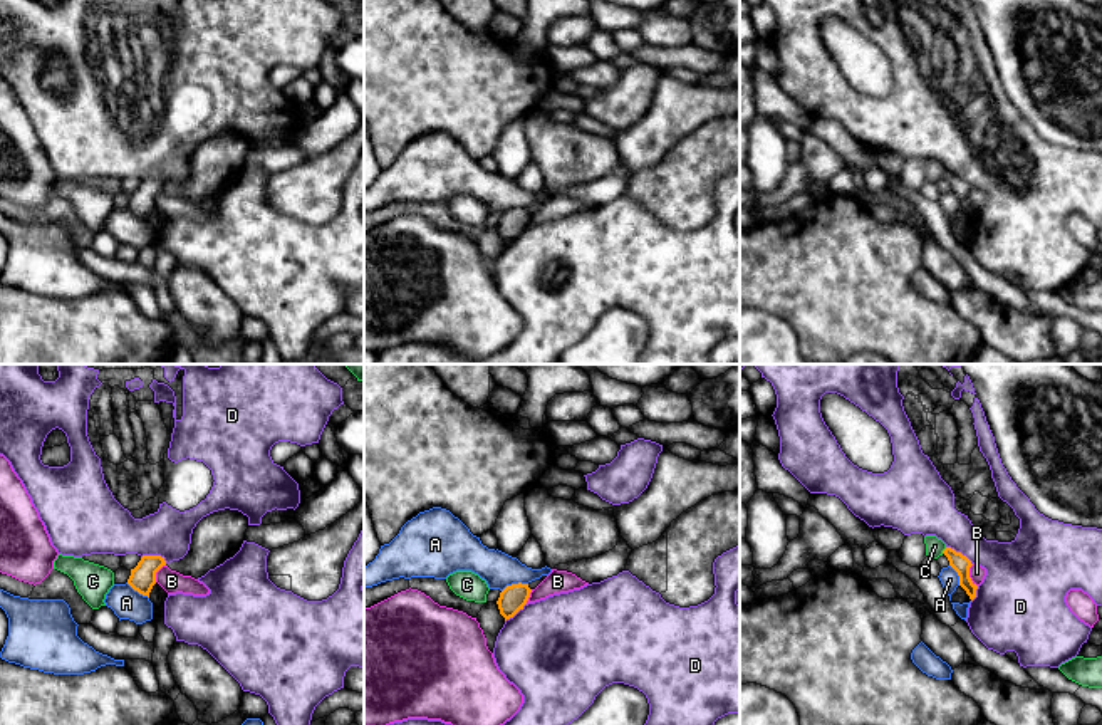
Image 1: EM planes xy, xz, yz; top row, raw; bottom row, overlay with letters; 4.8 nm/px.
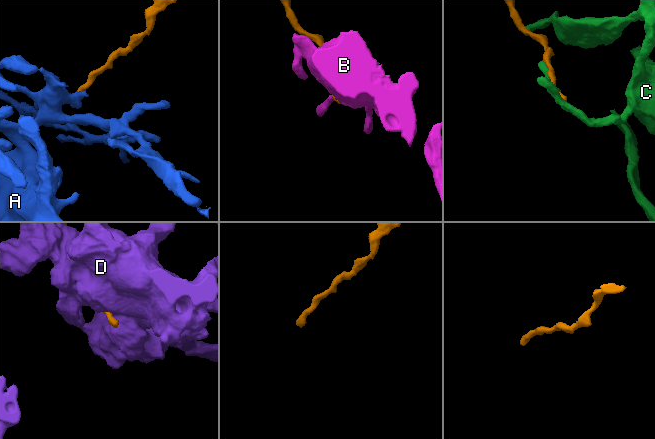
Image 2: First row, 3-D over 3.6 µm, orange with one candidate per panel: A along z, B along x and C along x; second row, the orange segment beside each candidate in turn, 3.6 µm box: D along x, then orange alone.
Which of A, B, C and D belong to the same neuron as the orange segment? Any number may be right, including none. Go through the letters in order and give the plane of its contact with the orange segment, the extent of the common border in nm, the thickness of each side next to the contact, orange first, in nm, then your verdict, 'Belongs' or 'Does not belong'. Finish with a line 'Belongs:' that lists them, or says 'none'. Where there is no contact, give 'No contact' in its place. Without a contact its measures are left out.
A: Touches orange in xz. Shared border 130 nm. Thickness 120 nm (orange) against 170 nm. Does not belong
B: Touches orange in yz. Shared border 110 nm. Thickness 90 nm (orange) against 80 nm. Does not belong
C: Touches orange in yz. Shared border 40 nm. Thickness 90 nm (orange) against 90 nm. Does not belong
D: Touches orange in xy. Shared border 130 nm. Thickness 120 nm (orange) against 240 nm. Does not belong
Belongs: none

